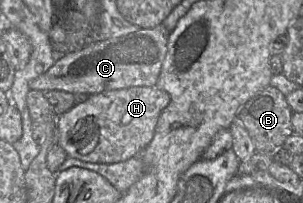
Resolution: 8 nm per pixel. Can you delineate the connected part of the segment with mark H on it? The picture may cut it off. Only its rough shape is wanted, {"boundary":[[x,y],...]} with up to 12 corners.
{"boundary":[[92,94],[57,117],[68,157],[111,164],[151,142],[170,95]]}

